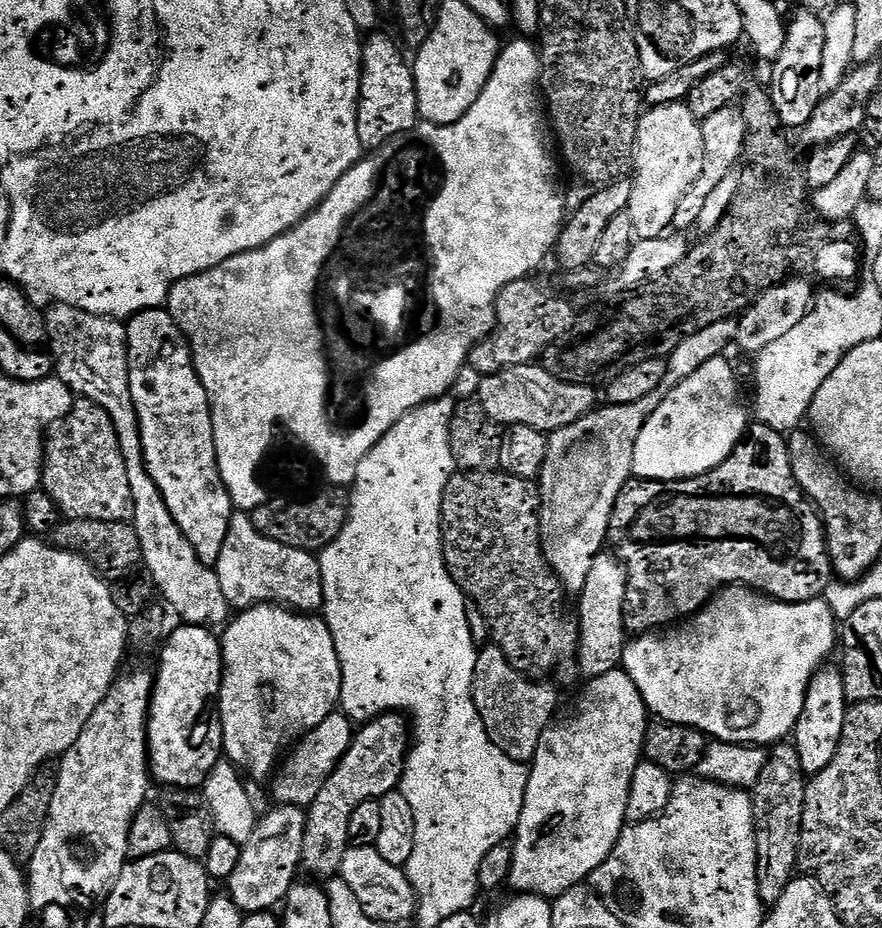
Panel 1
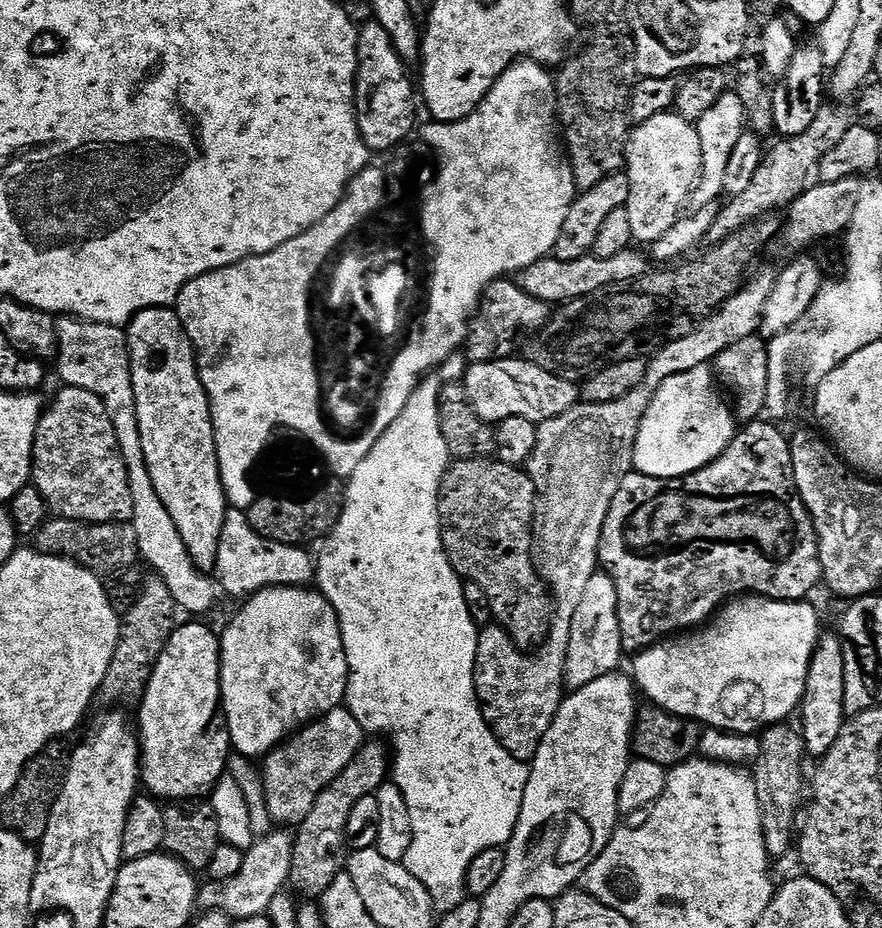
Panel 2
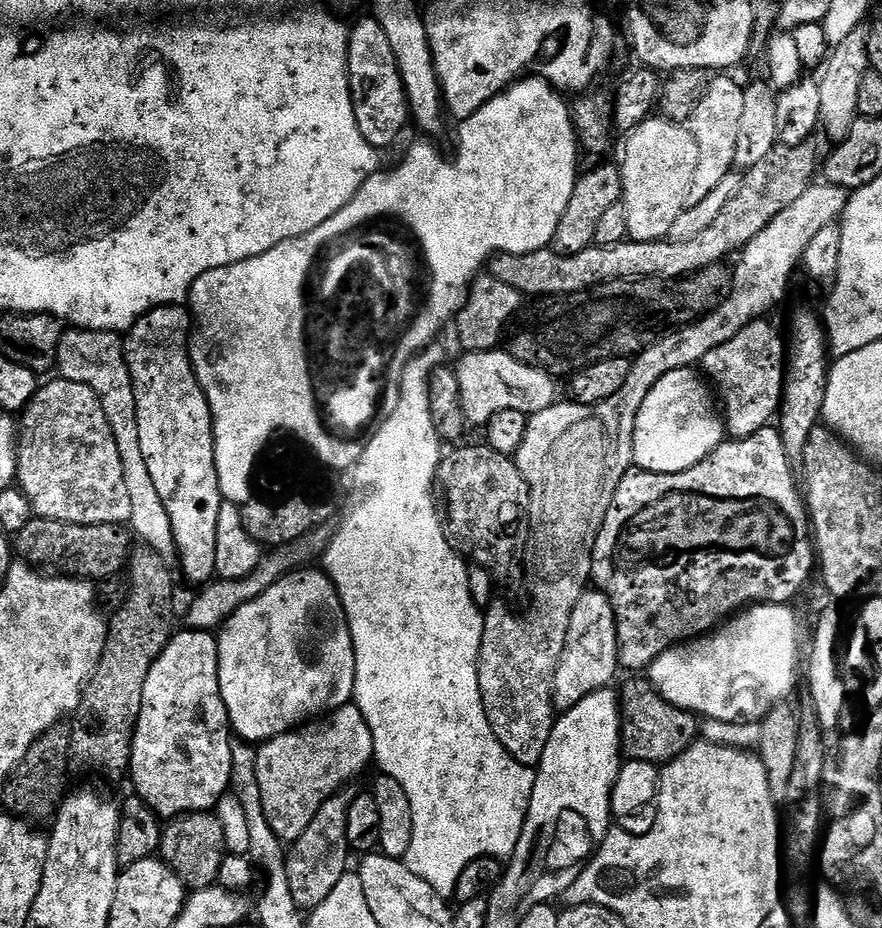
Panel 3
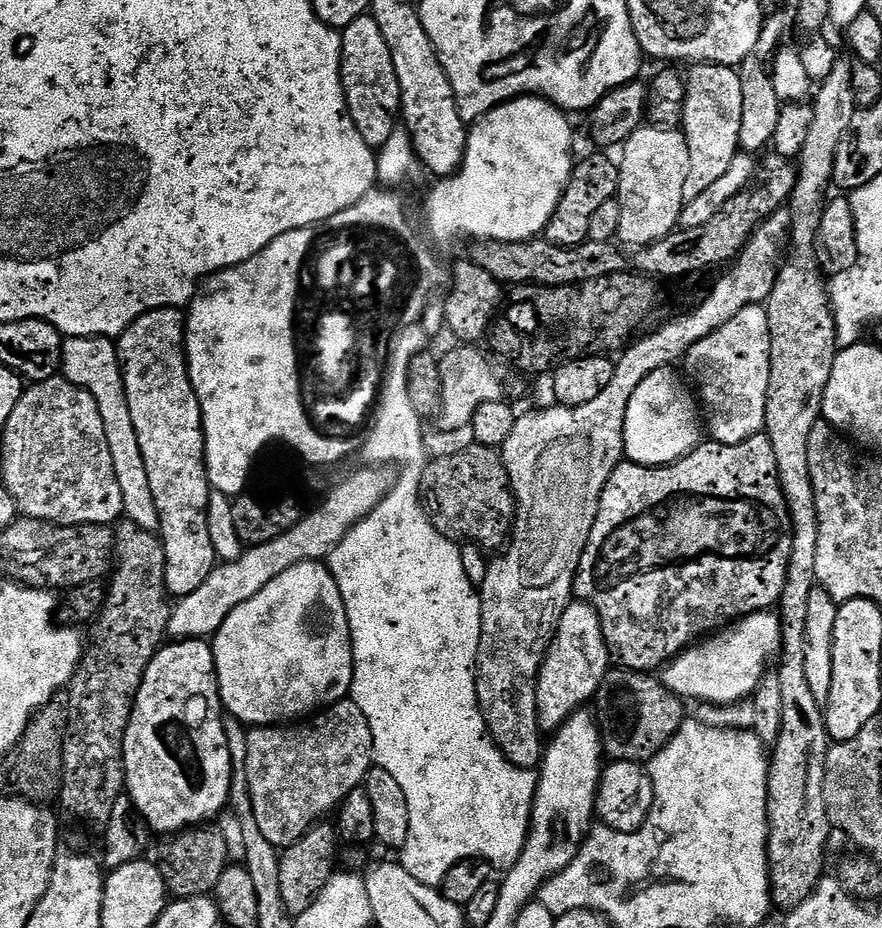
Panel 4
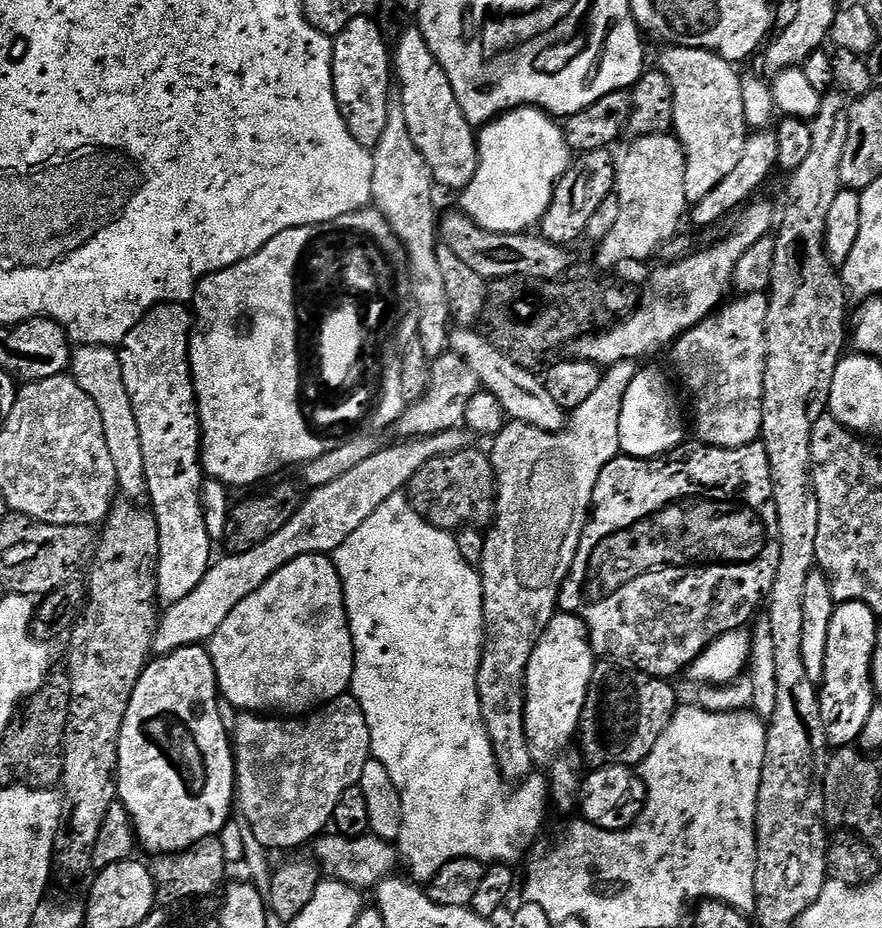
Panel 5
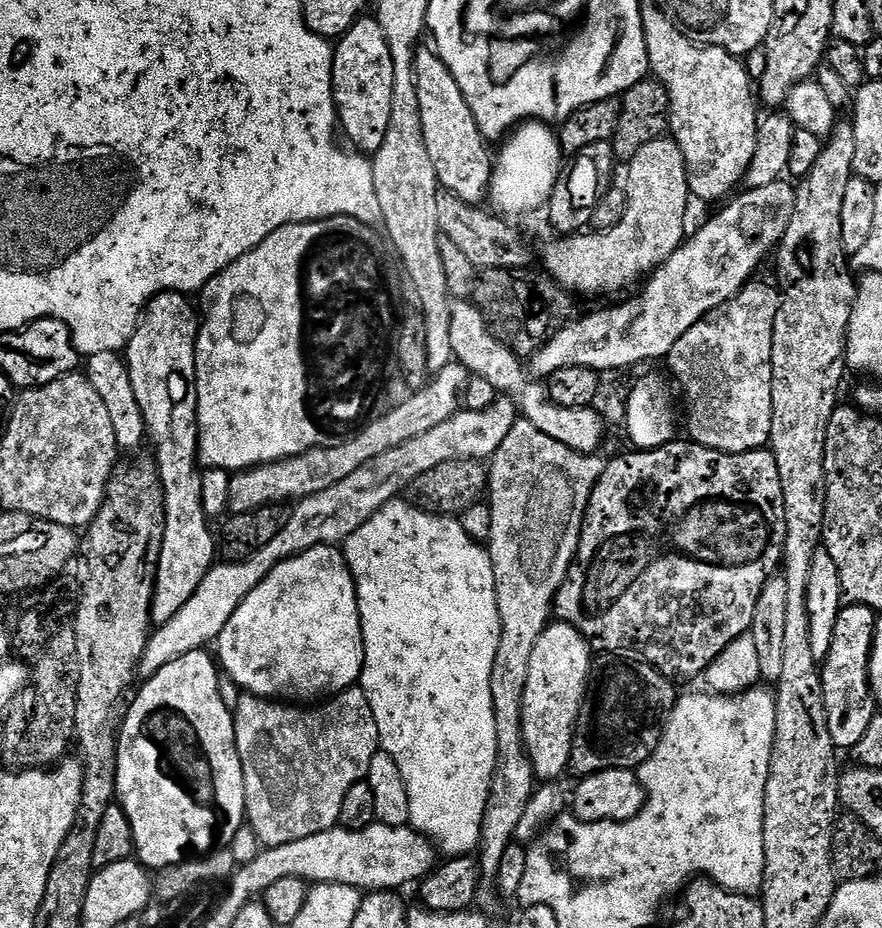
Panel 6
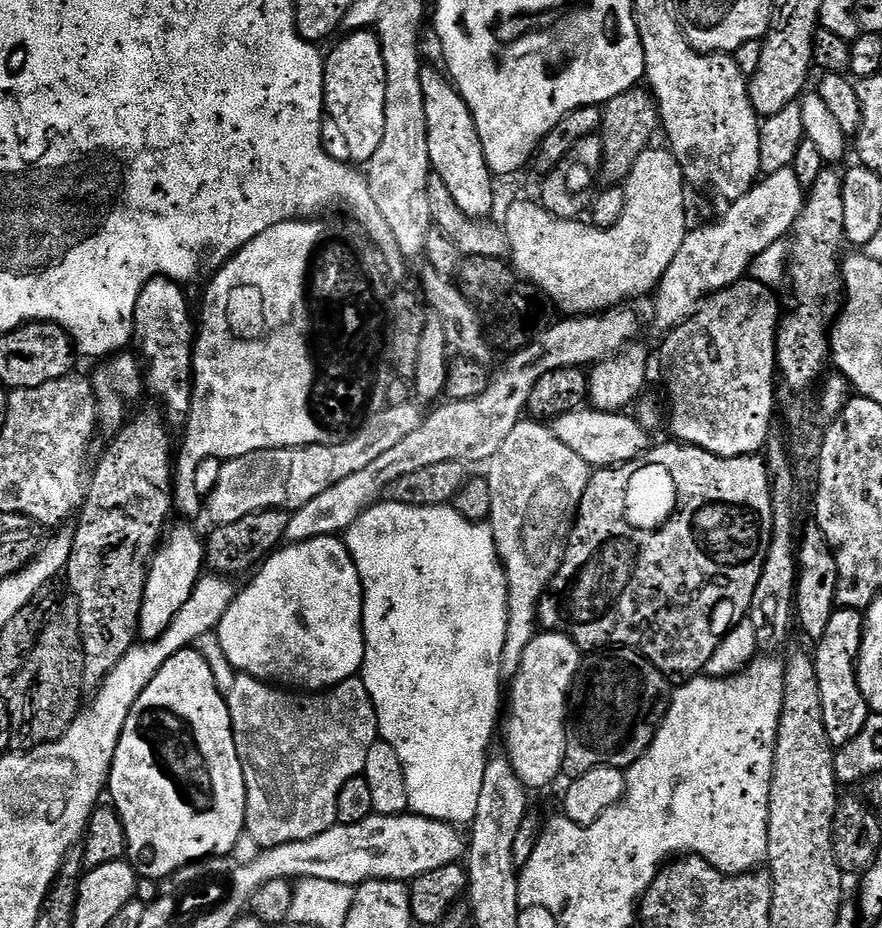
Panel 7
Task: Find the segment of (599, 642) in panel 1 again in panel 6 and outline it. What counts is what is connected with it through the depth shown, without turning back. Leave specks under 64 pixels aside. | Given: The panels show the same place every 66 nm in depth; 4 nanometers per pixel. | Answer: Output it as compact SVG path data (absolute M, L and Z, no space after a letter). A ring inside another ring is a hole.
M549 623L530 654L530 674L522 698L522 734L532 768L541 781L559 781L559 776L569 771L572 736L593 667L594 653L588 641L569 624Z

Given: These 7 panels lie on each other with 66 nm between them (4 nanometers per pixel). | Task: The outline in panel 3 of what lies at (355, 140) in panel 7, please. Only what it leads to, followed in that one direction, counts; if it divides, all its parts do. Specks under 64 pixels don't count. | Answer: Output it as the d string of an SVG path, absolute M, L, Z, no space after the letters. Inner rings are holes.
M365 16L365 20L351 25L348 33L348 81L354 102L354 118L358 122L358 130L362 130L362 138L366 138L371 148L385 150L384 148L390 147L403 134L404 127L410 124L408 95L404 92L404 83L396 65L394 50L390 50L390 41L386 39L382 26L378 26L375 16Z

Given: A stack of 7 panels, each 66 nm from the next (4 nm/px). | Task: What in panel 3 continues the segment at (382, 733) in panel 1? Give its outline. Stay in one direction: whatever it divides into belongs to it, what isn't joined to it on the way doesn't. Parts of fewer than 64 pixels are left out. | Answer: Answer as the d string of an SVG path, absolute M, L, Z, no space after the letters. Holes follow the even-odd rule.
M341 790L322 802L310 826L302 830L299 838L291 841L286 852L286 878L290 882L290 894L294 896L297 909L311 910L326 902L330 890L334 890L334 886L338 886L338 882L349 871L350 849L346 838L346 822L353 797L352 792Z

